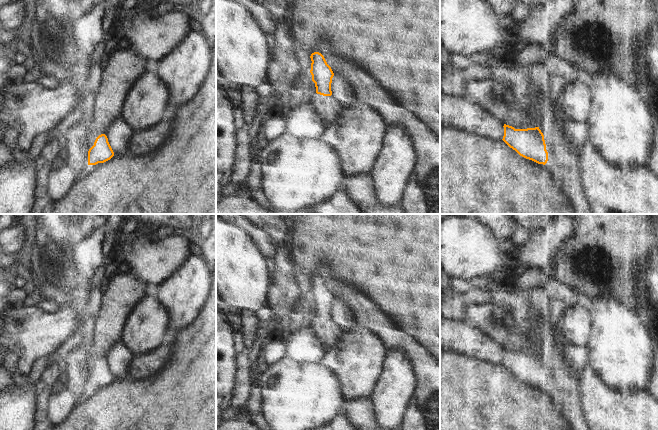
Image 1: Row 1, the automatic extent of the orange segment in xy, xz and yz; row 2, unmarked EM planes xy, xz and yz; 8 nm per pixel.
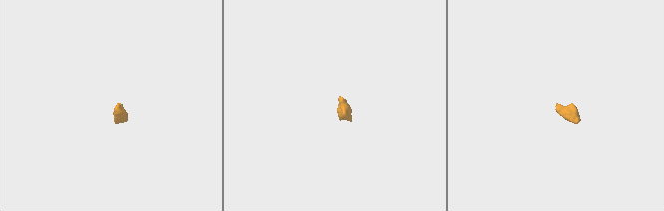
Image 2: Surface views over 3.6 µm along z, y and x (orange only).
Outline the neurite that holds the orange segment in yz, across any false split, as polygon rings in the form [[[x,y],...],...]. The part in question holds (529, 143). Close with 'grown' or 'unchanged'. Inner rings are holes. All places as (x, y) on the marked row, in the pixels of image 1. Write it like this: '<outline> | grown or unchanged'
[[[533,95],[531,106],[531,117],[537,125],[535,128],[515,129],[512,126],[504,124],[503,141],[520,156],[532,160],[538,164],[543,164],[547,169],[551,170],[554,174],[557,185],[567,195],[571,204],[575,209],[576,214],[592,214],[590,205],[586,198],[586,194],[580,182],[580,162],[578,149],[568,140],[566,131],[563,128],[563,122],[570,119],[563,111],[559,103],[553,102],[553,97],[550,98],[537,98]]] | grown

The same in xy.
[[[131,47],[121,48],[113,51],[107,58],[102,67],[102,79],[99,83],[92,119],[89,126],[88,138],[88,165],[97,166],[104,163],[114,156],[114,152],[106,136],[108,127],[122,114],[122,105],[132,83],[145,71],[145,59],[137,54]]] | grown

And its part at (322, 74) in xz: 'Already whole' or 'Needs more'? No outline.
Needs more.

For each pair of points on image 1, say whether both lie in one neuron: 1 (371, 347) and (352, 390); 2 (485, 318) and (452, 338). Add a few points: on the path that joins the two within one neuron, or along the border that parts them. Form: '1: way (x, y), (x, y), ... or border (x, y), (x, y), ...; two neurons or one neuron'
1: way (360, 358), (357, 361), (357, 379); one neuron
2: border (473, 323), (475, 325); two neurons

